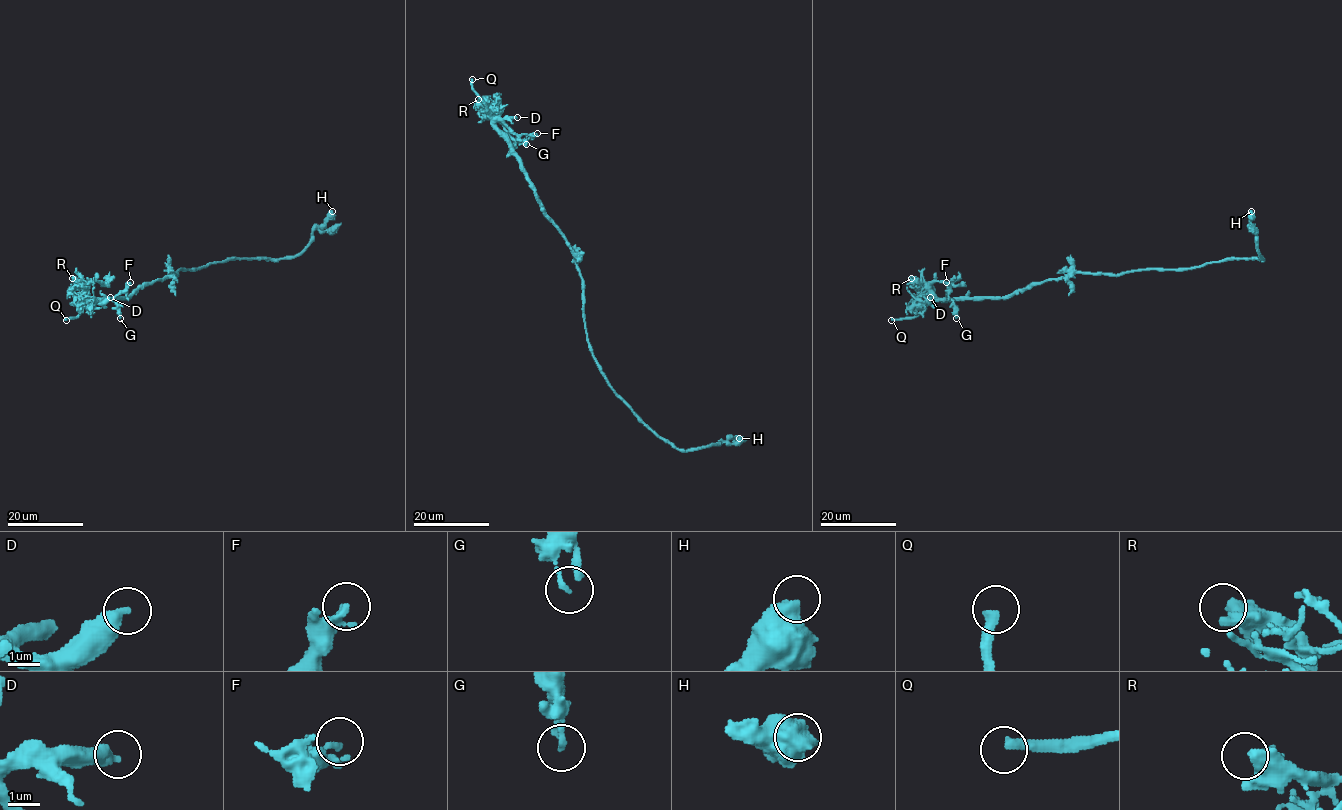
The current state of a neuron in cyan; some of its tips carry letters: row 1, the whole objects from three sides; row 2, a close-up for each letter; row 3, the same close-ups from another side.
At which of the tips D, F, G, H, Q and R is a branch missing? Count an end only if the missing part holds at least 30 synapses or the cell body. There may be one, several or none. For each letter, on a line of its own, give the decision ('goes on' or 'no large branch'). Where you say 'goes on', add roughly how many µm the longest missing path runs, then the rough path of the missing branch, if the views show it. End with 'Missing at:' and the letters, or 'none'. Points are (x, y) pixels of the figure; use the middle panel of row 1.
D: no large branch
F: no large branch
G: no large branch
H: no large branch
Q: goes on | 70 µm
R: no large branch
Missing at: Q

